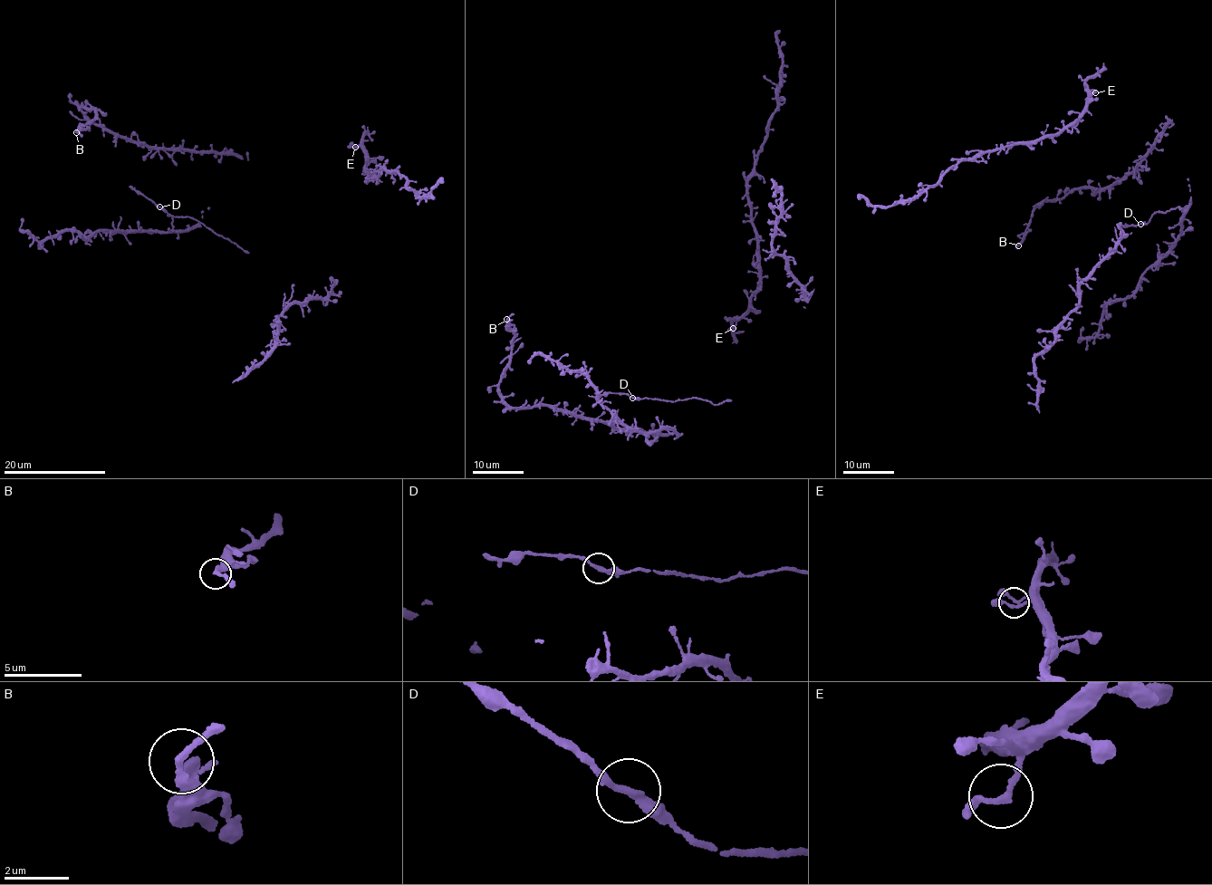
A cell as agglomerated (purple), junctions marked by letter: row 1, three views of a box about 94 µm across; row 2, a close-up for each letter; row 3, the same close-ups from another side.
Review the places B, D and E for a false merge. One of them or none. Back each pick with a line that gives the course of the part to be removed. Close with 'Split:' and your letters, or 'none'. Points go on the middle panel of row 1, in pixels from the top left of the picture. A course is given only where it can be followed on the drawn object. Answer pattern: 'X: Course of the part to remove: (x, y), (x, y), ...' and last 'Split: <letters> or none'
Split: none

